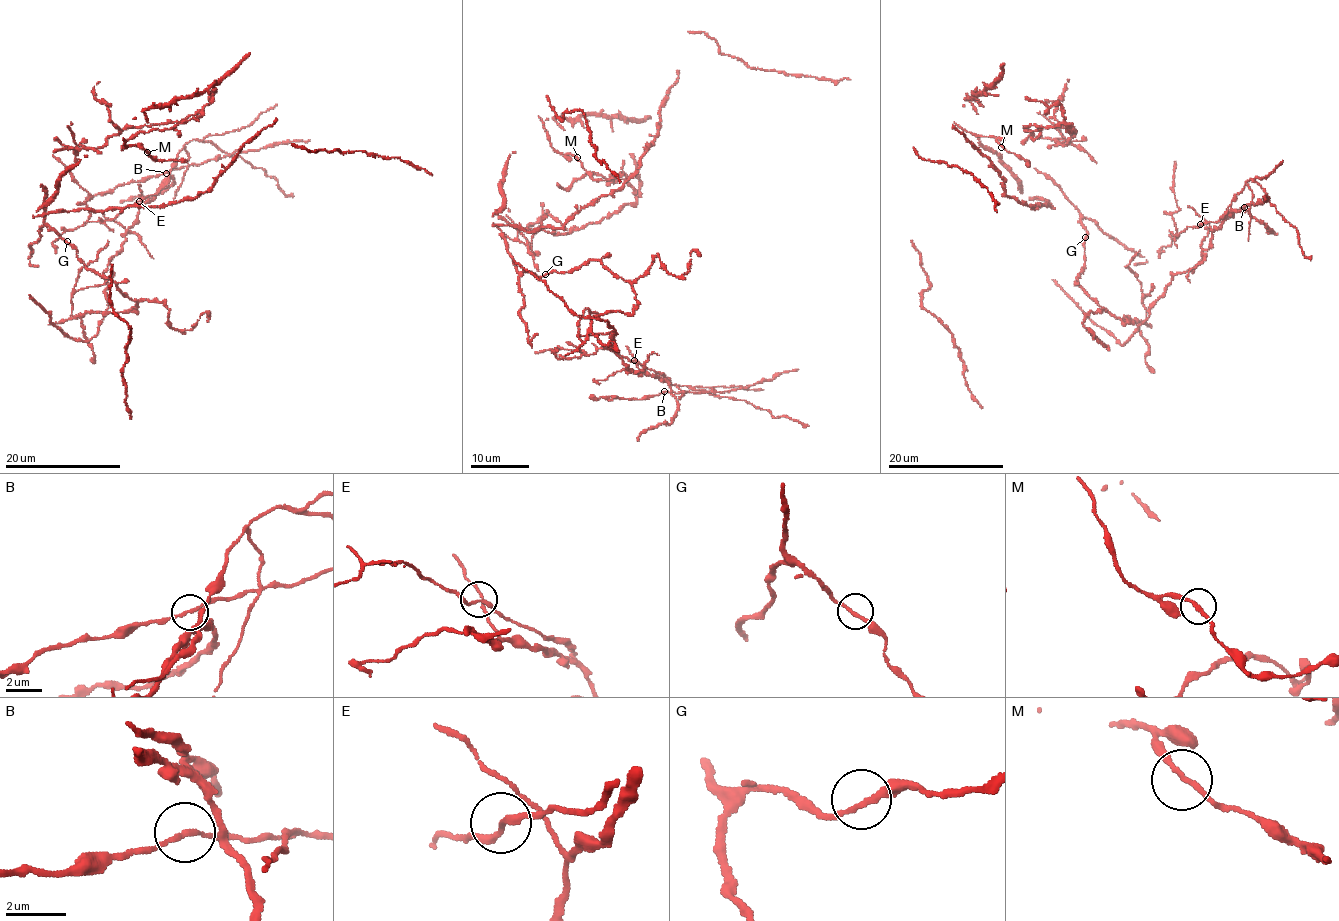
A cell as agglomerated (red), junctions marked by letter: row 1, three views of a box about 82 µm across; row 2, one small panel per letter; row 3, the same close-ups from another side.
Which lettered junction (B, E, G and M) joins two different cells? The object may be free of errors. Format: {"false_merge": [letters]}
{"false_merge": []}

